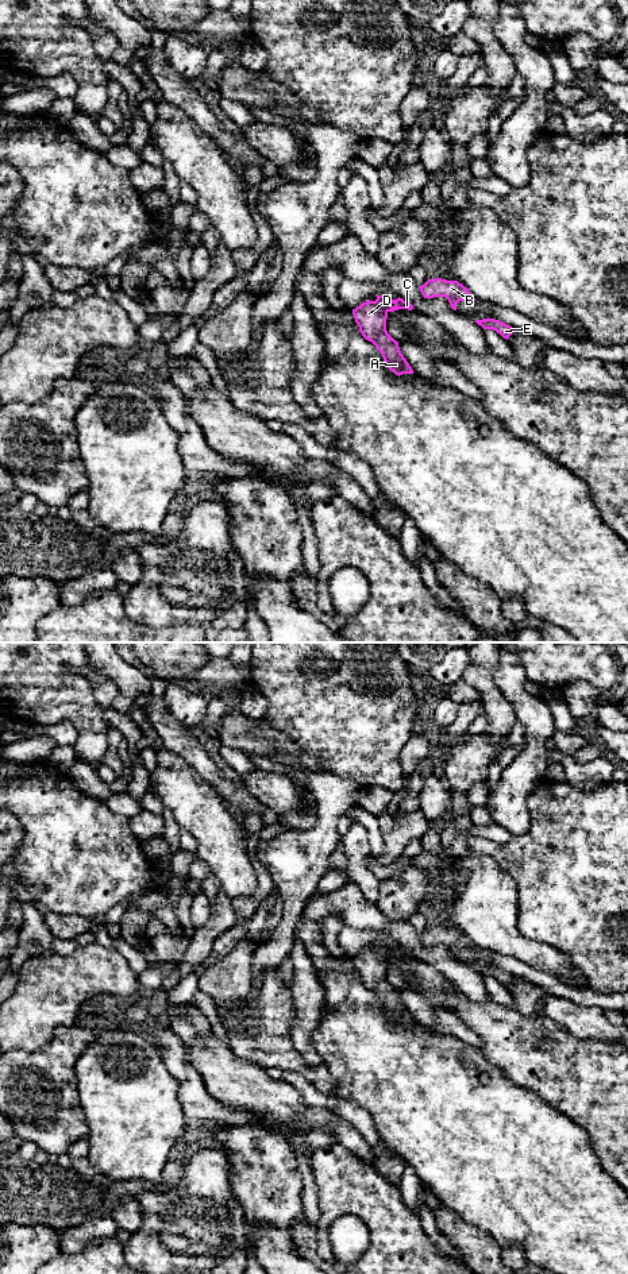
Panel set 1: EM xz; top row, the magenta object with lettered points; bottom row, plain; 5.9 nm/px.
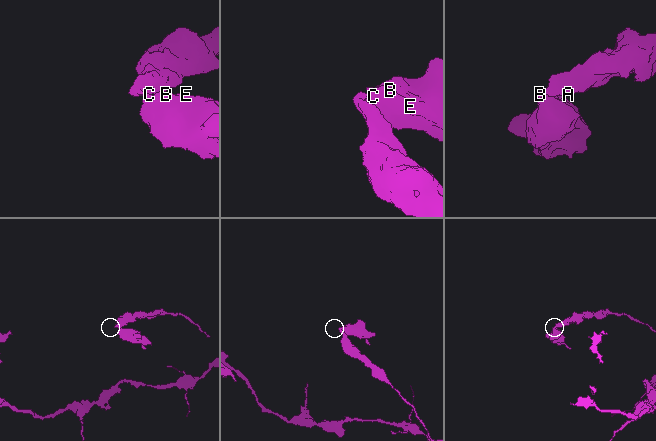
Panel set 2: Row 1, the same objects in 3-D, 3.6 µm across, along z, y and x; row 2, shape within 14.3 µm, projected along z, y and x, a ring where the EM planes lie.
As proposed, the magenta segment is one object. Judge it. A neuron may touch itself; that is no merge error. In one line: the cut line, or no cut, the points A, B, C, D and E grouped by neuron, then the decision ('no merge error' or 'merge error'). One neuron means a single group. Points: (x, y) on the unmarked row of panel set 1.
cut in xz along (388, 948), (386, 958); A D / B C E; merge error

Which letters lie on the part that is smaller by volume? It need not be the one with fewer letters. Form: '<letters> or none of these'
B, C, E

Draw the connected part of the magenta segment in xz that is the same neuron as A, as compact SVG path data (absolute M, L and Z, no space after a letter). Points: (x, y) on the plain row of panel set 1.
M377 943L375 949L367 947L355 957L352 962L362 984L371 989L382 1001L384 1009L396 1023L413 1022L412 1015L400 999L396 989L386 978L388 946Z

